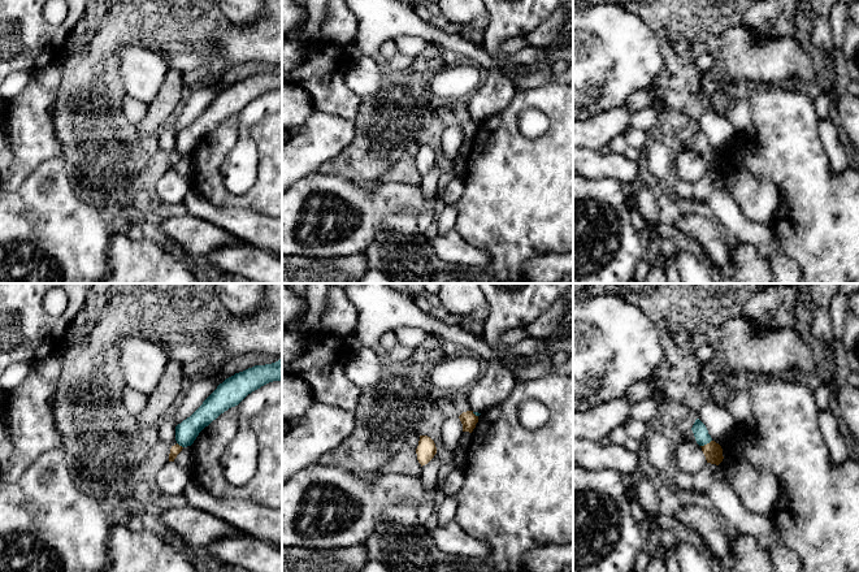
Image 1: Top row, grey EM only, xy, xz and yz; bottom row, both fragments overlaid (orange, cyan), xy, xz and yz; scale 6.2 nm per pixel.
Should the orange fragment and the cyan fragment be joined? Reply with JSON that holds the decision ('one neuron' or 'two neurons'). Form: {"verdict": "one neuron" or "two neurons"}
{"verdict": "two neurons"}

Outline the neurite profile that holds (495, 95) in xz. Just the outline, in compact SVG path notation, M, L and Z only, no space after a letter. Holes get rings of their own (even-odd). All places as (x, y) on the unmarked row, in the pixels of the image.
M499 65L490 69L486 83L468 101L470 120L482 122L500 113L511 104L516 91L508 70Z

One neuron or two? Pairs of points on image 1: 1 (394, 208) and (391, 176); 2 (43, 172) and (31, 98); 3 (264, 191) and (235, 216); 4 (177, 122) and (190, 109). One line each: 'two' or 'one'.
1: two
2: two
3: two
4: one

